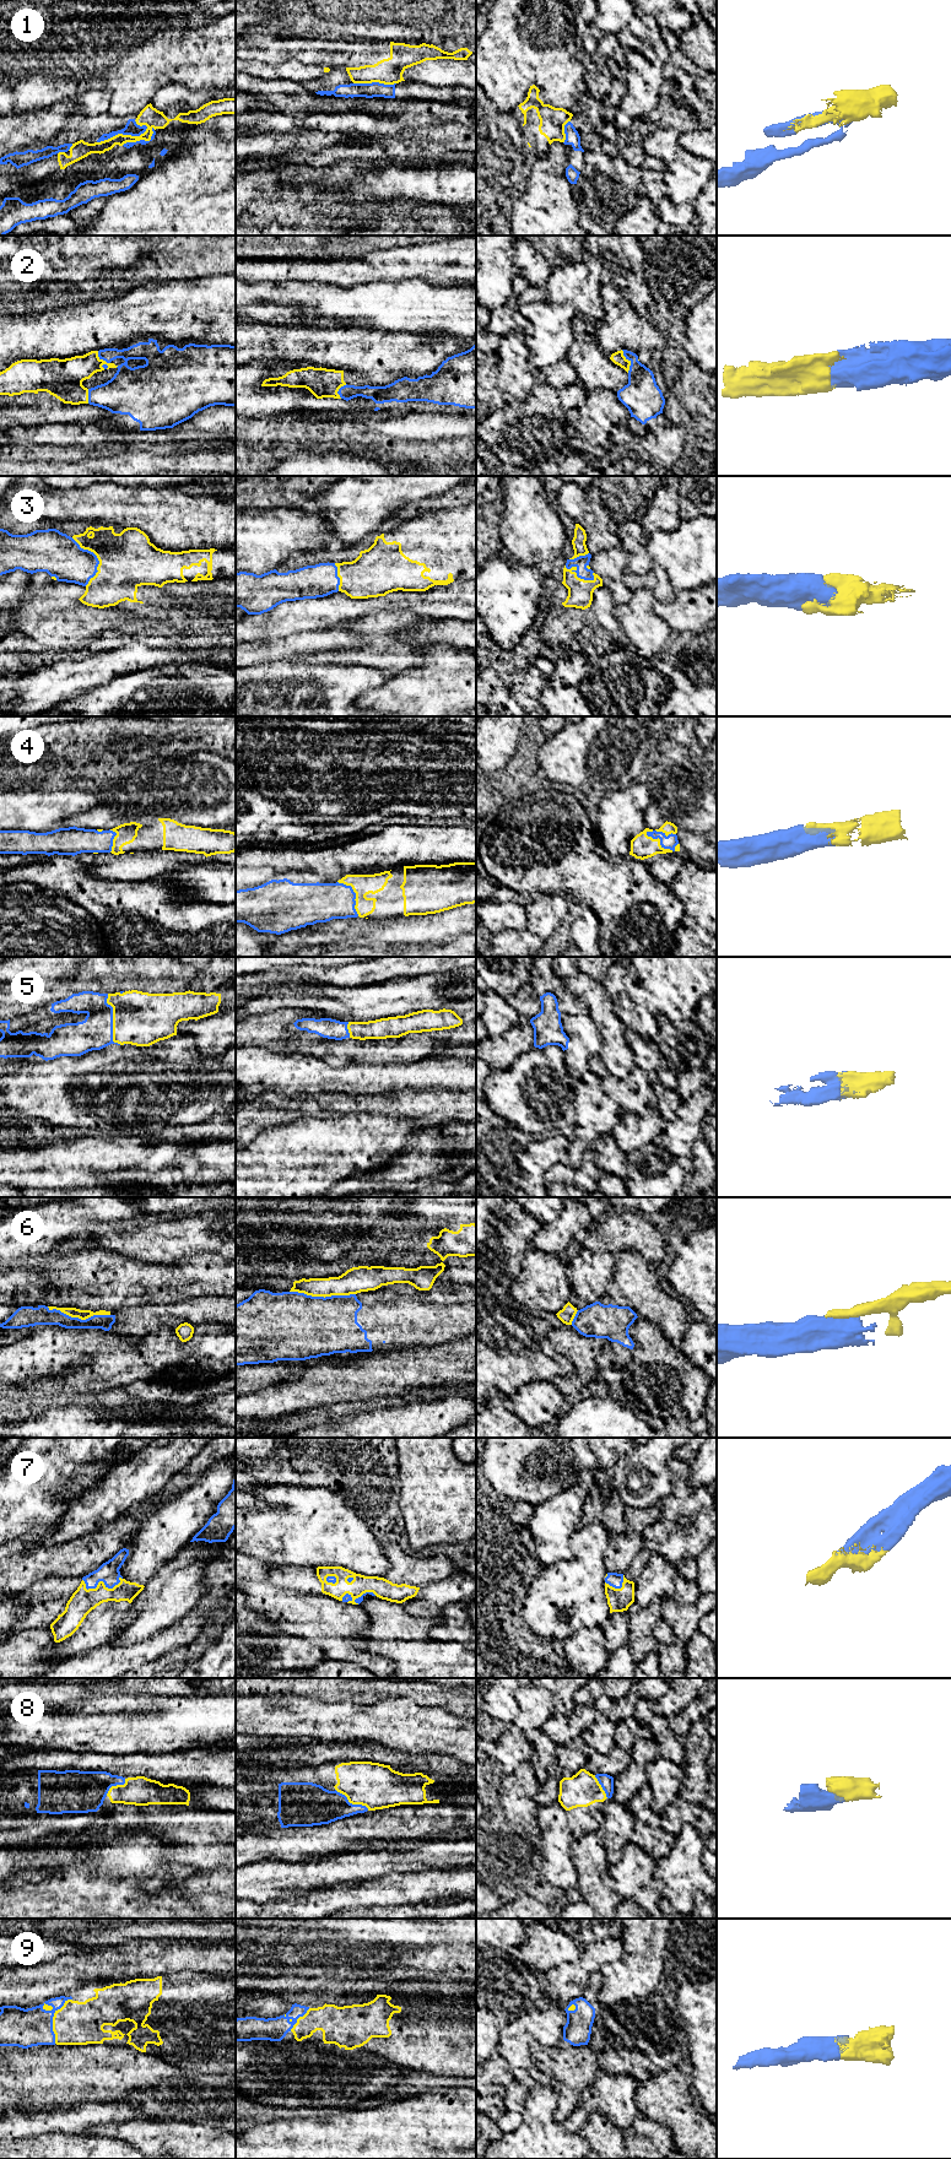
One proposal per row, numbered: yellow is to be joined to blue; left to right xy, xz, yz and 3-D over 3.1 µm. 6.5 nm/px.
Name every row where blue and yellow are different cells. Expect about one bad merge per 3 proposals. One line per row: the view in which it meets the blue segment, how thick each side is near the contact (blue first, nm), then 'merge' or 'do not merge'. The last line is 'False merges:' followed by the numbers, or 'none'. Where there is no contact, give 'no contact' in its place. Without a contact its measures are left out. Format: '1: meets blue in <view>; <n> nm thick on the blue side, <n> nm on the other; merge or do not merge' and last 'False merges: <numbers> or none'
1: meets blue in xy; 90 nm thick on the blue side, 130 nm on the other; do not merge
2: meets blue in xy; 260 nm thick on the blue side, 200 nm on the other; merge
3: meets blue in xy; 280 nm thick on the blue side, 360 nm on the other; merge
4: meets blue in yz; 90 nm thick on the blue side, 160 nm on the other; merge
5: meets blue in xy; 220 nm thick on the blue side, 360 nm on the other; merge
6: meets blue in xz; 440 nm thick on the blue side, 170 nm on the other; do not merge
7: meets blue in xy; 140 nm thick on the blue side, 160 nm on the other; merge
8: meets blue in xz; 260 nm thick on the blue side, 300 nm on the other; merge
9: meets blue in xy; 260 nm thick on the blue side, 280 nm on the other; merge
False merges: 1, 6

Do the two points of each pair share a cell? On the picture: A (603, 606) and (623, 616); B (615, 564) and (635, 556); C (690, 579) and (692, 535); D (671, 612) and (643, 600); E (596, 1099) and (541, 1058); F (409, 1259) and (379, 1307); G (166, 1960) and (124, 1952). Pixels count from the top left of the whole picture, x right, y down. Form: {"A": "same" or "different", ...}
{"A": "different", "B": "different", "C": "same", "D": "different", "E": "different", "F": "different", "G": "same"}

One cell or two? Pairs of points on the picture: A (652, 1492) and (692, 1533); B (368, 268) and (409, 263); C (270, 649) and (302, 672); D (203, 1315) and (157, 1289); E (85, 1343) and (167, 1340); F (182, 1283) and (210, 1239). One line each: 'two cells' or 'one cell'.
A: two cells
B: one cell
C: two cells
D: two cells
E: one cell
F: two cells

